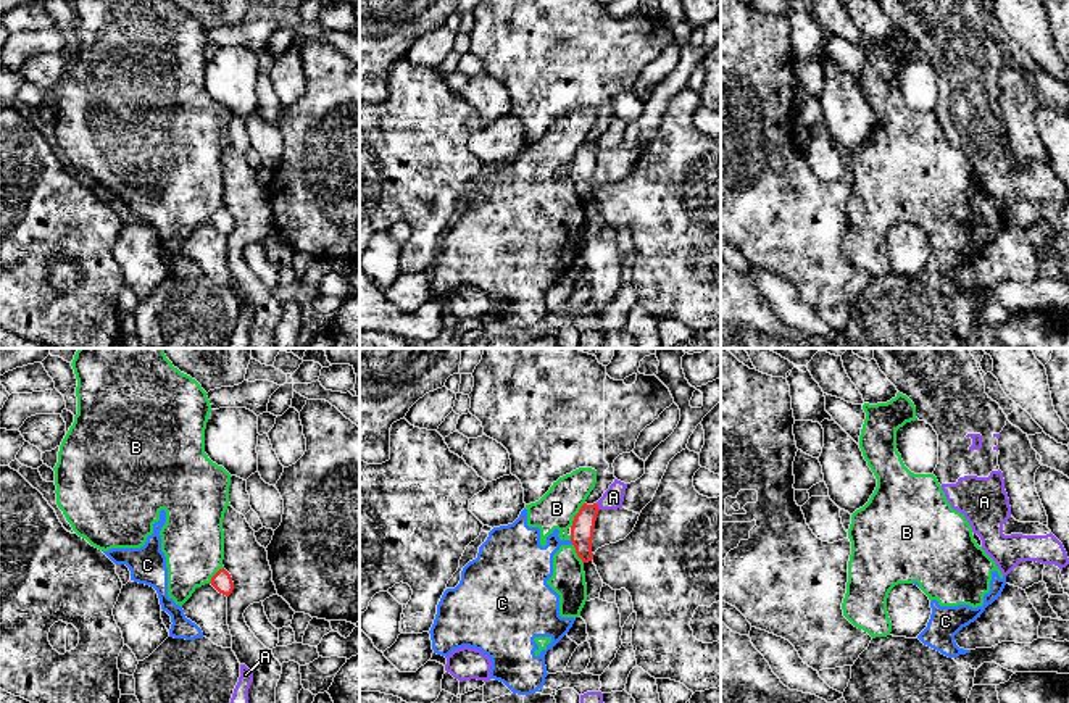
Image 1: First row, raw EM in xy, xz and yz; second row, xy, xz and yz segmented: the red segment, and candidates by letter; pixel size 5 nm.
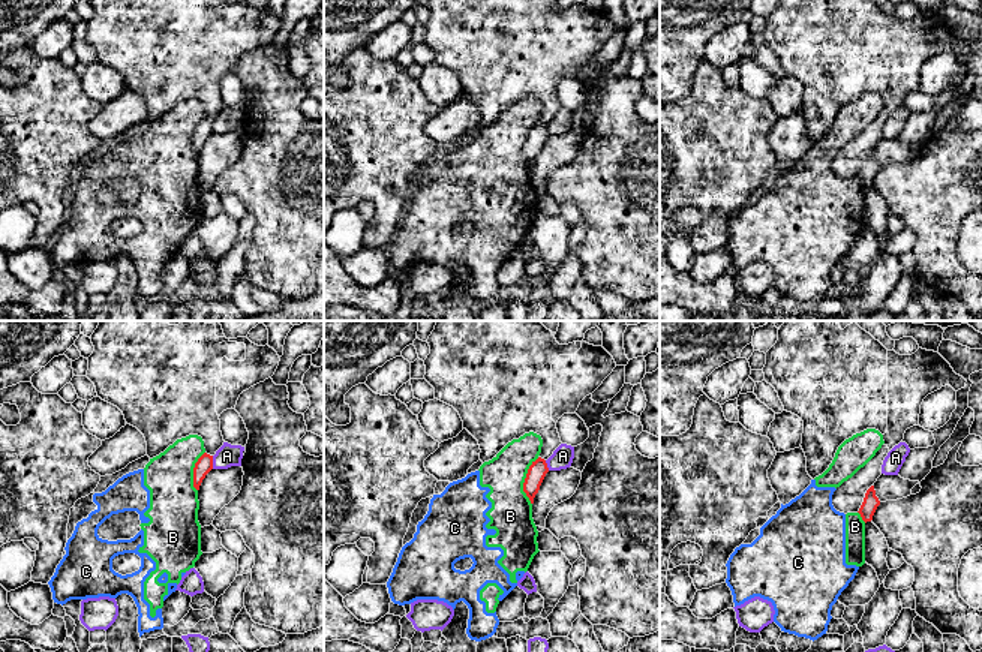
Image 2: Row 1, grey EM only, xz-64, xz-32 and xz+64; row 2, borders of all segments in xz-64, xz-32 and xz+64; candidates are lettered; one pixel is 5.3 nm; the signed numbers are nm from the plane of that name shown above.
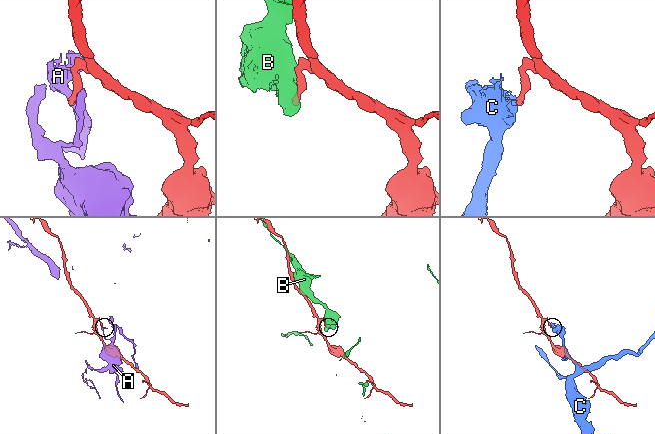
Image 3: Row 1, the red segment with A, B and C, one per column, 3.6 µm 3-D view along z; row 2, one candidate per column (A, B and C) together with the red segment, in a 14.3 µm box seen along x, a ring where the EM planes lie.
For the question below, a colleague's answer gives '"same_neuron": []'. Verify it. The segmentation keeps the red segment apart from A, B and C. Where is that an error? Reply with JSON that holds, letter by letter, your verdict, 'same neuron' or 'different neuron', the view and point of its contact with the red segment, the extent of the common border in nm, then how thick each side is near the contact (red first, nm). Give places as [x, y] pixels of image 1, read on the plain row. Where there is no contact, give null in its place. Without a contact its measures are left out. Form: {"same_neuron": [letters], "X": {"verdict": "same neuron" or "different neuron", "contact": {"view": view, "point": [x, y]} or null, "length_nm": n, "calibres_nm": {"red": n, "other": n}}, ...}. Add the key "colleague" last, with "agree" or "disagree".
{"same_neuron": [], "A": {"verdict": "different neuron", "contact": {"view": "xz", "point": [597, 145]}, "length_nm": 40, "calibres_nm": {"red": 110, "other": 100}}, "B": {"verdict": "different neuron", "contact": {"view": "xz", "point": [576, 153]}, "length_nm": 150, "calibres_nm": {"red": 110, "other": 190}}, "C": {"verdict": "different neuron", "contact": {"view": "xz", "point": [571, 179]}, "length_nm": 30, "calibres_nm": {"red": 110, "other": 240}}, "colleague": "agree"}

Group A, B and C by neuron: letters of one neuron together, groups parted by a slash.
A / B C

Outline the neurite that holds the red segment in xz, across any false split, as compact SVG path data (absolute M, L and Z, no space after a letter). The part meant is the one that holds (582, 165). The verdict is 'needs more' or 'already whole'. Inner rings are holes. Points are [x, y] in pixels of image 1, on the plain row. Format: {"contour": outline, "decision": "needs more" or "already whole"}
{"contour": "M584 142L579 152L574 155L571 164L571 181L582 202L589 202L593 198L592 177L598 150L600 147L597 142L593 144Z", "decision": "already whole"}

